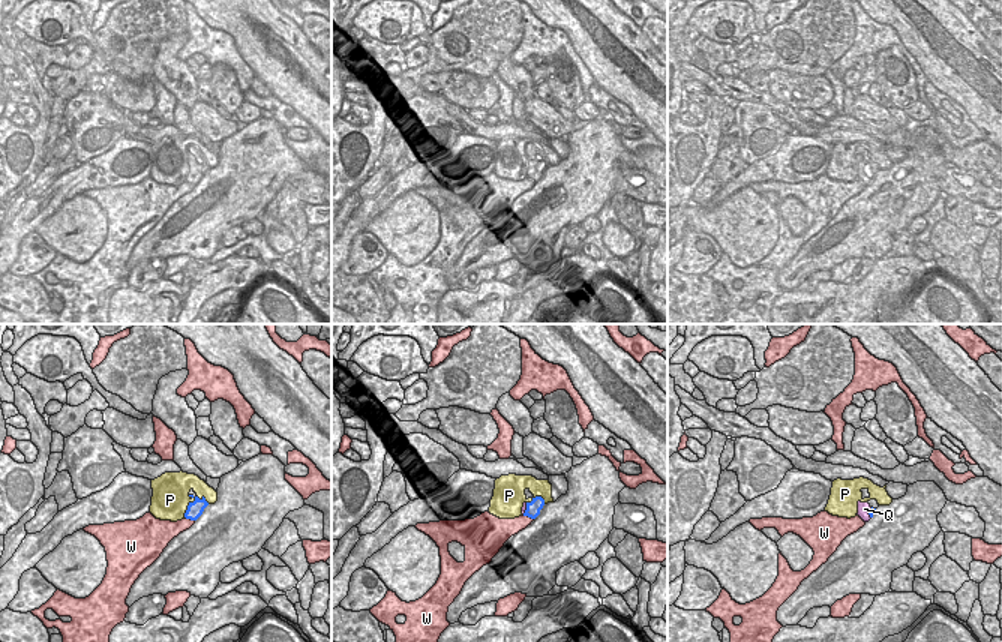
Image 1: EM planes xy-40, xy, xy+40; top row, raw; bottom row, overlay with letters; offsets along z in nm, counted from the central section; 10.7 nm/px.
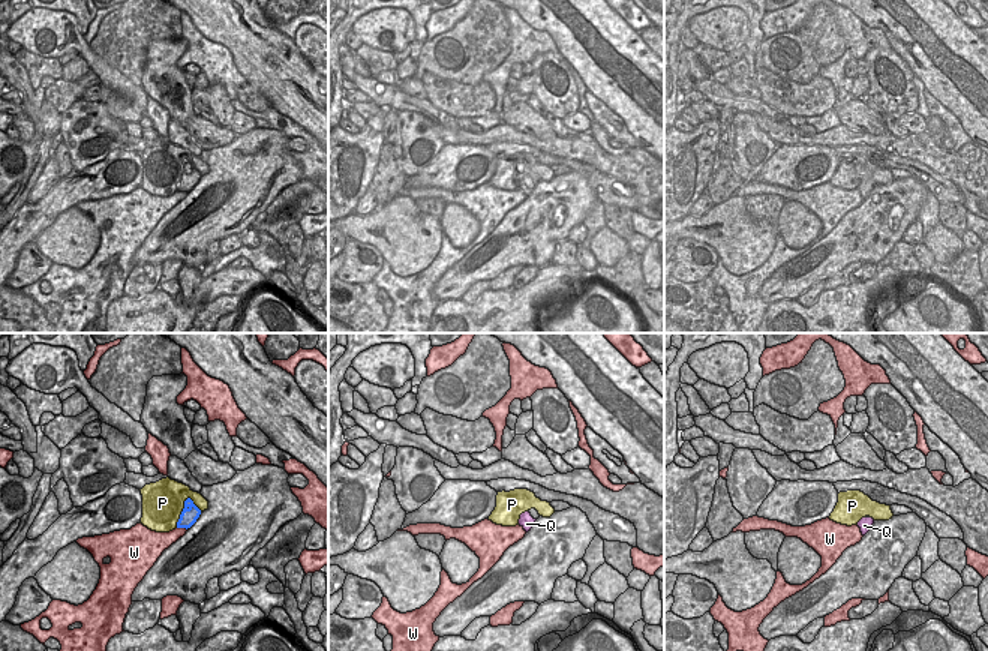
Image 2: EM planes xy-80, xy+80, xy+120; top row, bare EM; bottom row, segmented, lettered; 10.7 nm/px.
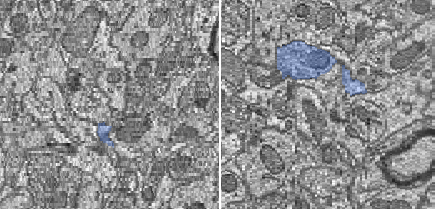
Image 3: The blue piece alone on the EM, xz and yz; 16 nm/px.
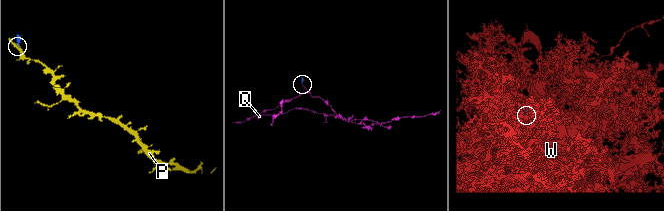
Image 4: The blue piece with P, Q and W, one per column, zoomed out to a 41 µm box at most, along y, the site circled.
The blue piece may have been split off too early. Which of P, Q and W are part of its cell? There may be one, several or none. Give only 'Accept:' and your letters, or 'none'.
Accept: Q

